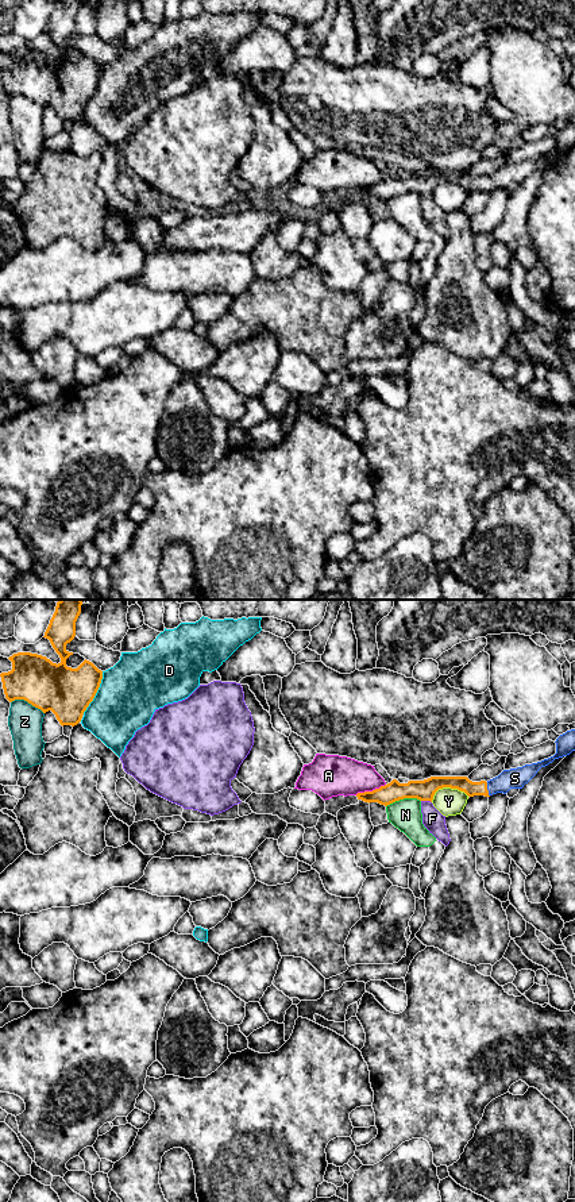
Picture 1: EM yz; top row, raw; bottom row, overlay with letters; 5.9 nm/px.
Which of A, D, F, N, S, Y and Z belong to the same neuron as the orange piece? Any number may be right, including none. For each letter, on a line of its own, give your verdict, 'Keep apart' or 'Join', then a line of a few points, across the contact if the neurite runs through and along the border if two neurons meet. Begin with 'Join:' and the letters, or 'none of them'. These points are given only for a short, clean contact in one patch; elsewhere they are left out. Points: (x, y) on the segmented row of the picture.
Join: S
A: Keep apart
D: Keep apart
F: Keep apart
N: Keep apart. Line: yz (420, 800), (400, 798), (386, 806)
S: Join. Line: yz (463, 784), (470, 788), (486, 789), (514, 778)
Y: Keep apart
Z: Keep apart

